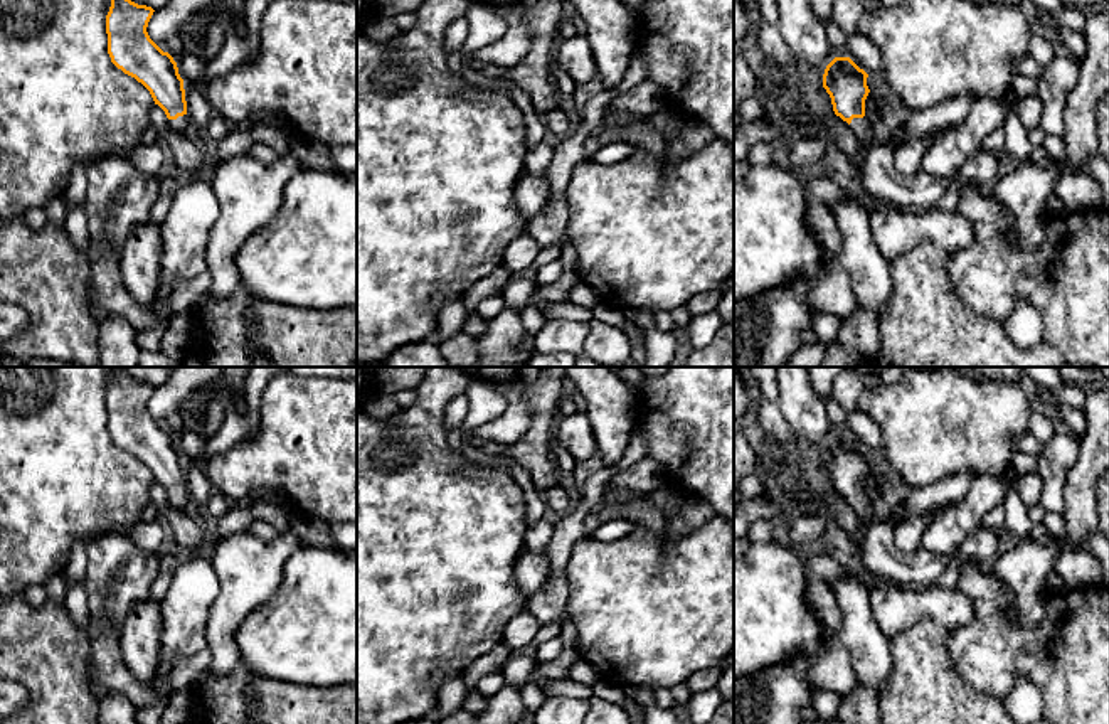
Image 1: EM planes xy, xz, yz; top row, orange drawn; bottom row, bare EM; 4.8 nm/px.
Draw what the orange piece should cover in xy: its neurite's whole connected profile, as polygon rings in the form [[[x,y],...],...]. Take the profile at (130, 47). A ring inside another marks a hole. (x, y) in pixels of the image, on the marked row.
[[[111,0],[106,15],[108,54],[118,69],[150,91],[175,131],[194,135],[177,62],[146,32],[153,12],[131,0]]]

